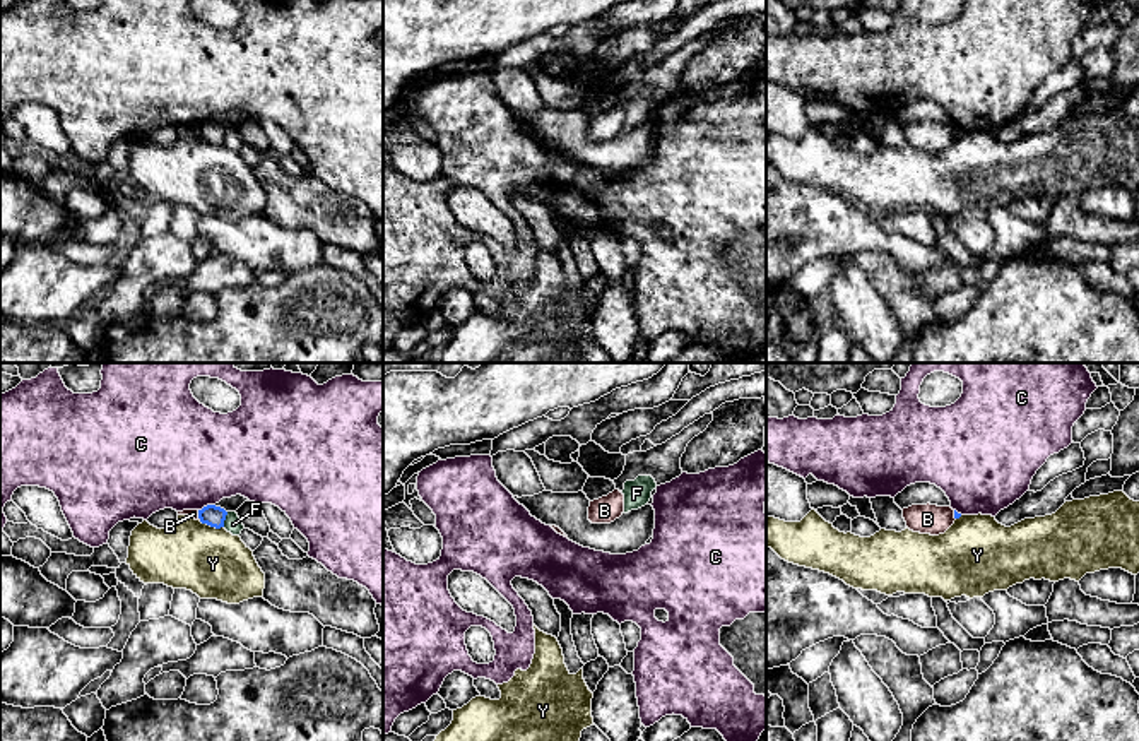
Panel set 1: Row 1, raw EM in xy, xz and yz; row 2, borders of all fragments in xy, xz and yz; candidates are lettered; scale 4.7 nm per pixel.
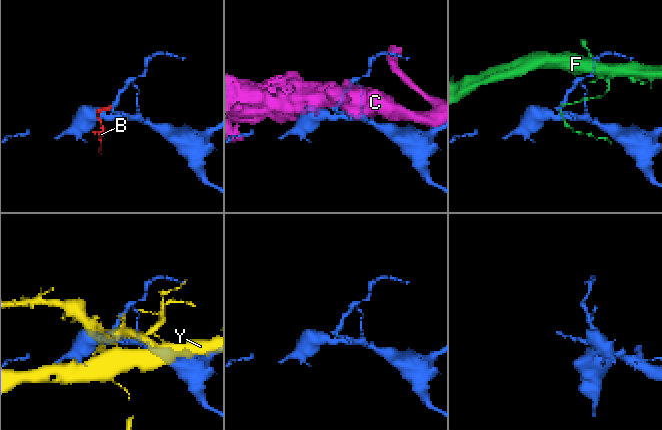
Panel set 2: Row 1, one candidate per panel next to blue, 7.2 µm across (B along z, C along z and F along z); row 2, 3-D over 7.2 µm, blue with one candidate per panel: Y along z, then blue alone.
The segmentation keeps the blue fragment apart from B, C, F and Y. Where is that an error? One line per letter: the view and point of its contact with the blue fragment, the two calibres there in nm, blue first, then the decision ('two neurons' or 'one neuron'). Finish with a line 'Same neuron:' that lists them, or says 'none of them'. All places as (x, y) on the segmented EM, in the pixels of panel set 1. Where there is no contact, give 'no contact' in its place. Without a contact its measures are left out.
B: xy (199, 515) | 100/50 nm | two neurons
C: xy (207, 505) | 100/500 nm | two neurons
F: xy (224, 519) | 100/90 nm | two neurons
Y: xy (211, 526) | 100/320 nm | two neurons
Same neuron: none of them

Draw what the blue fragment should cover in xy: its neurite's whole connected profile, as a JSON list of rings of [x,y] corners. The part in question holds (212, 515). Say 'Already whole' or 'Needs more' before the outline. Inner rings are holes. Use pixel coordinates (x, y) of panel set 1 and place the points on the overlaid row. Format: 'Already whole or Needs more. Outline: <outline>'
Already whole. Outline: [[[207,505],[202,510],[198,510],[200,522],[215,529],[224,527],[226,515],[227,512],[215,505]]]

